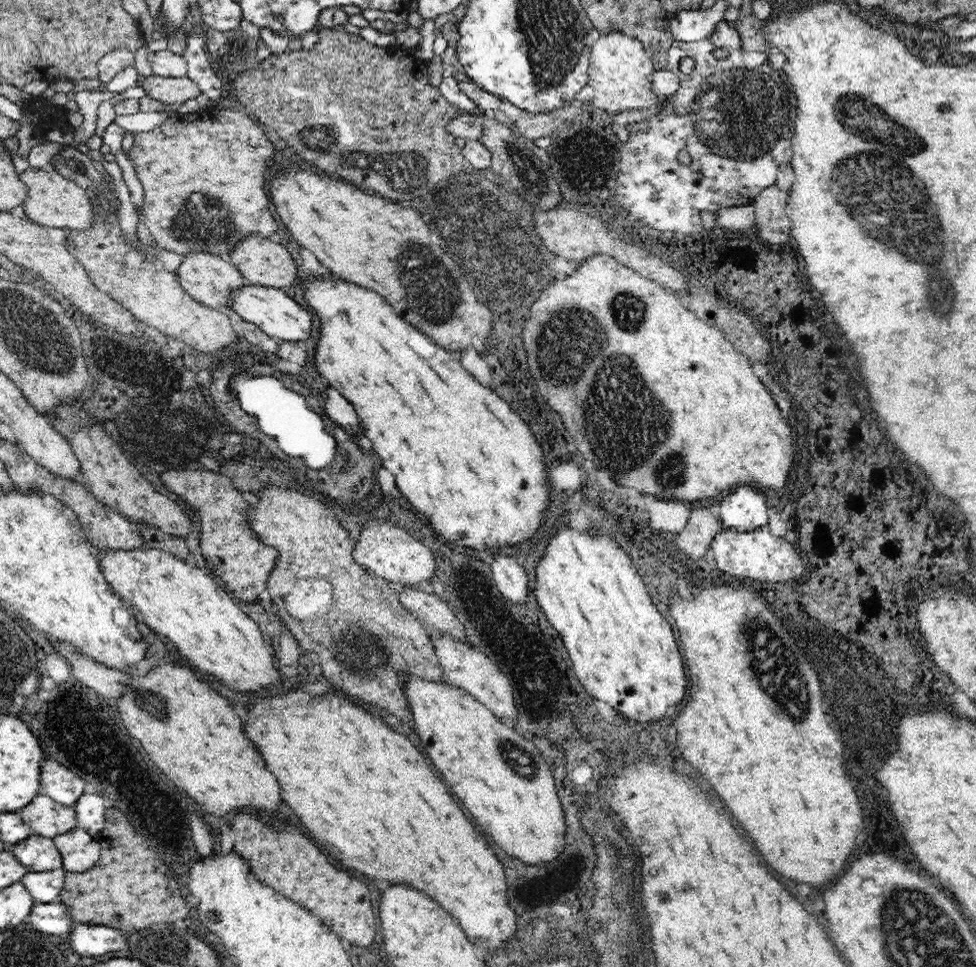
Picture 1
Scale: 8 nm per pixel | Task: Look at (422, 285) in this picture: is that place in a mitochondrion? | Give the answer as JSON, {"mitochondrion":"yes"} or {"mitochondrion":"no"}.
{"mitochondrion":"yes"}

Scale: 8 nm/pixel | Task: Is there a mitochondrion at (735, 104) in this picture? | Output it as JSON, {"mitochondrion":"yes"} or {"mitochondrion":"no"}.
{"mitochondrion":"yes"}

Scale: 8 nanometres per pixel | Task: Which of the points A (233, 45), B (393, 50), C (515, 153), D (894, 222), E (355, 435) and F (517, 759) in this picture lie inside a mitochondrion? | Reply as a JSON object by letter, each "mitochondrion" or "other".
{"A":"other","B":"other","C":"mitochondrion","D":"mitochondrion","E":"other","F":"mitochondrion"}

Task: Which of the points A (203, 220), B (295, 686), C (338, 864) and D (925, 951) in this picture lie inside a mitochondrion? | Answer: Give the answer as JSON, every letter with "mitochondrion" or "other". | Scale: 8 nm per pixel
{"A":"mitochondrion","B":"other","C":"other","D":"mitochondrion"}

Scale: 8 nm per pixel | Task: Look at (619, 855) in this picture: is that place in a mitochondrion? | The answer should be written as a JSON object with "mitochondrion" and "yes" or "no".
{"mitochondrion":"yes"}

